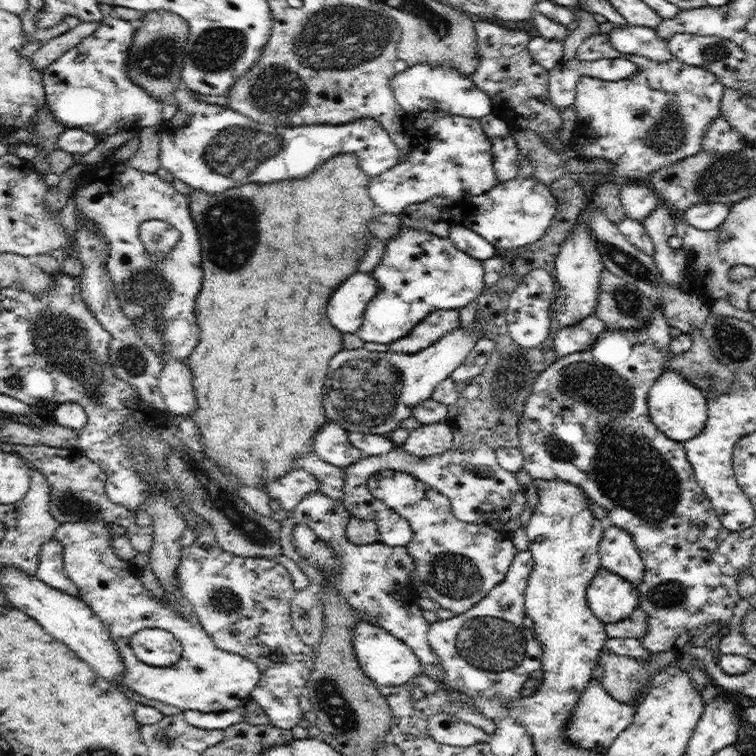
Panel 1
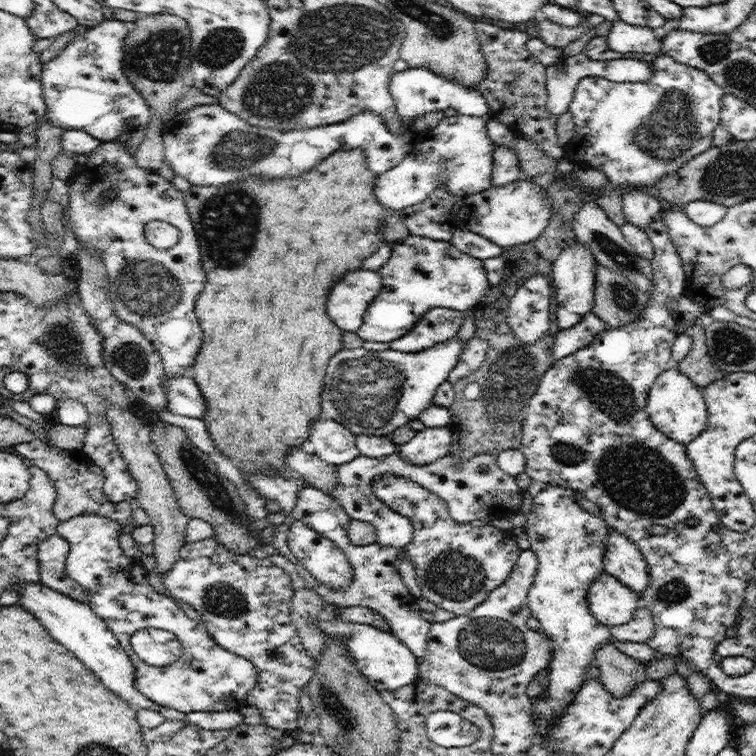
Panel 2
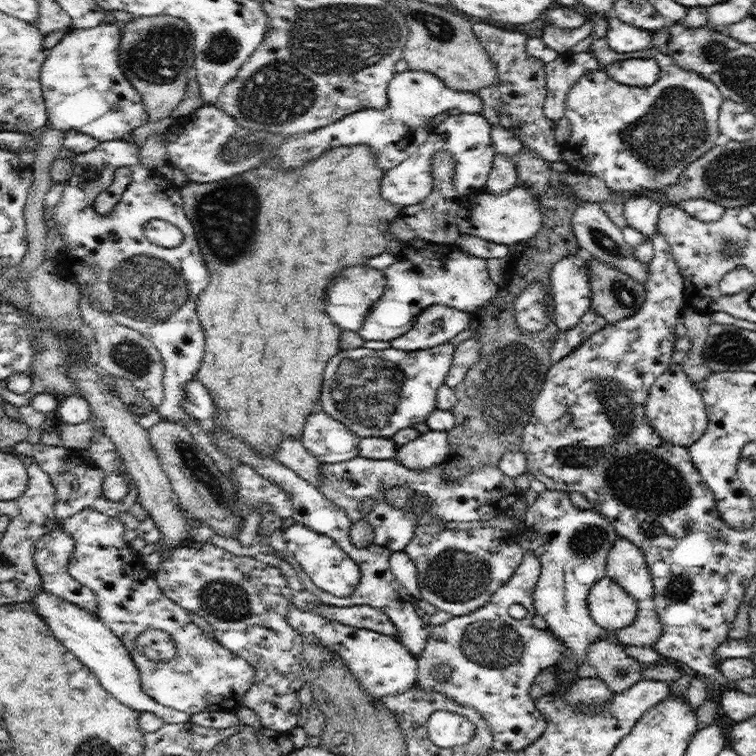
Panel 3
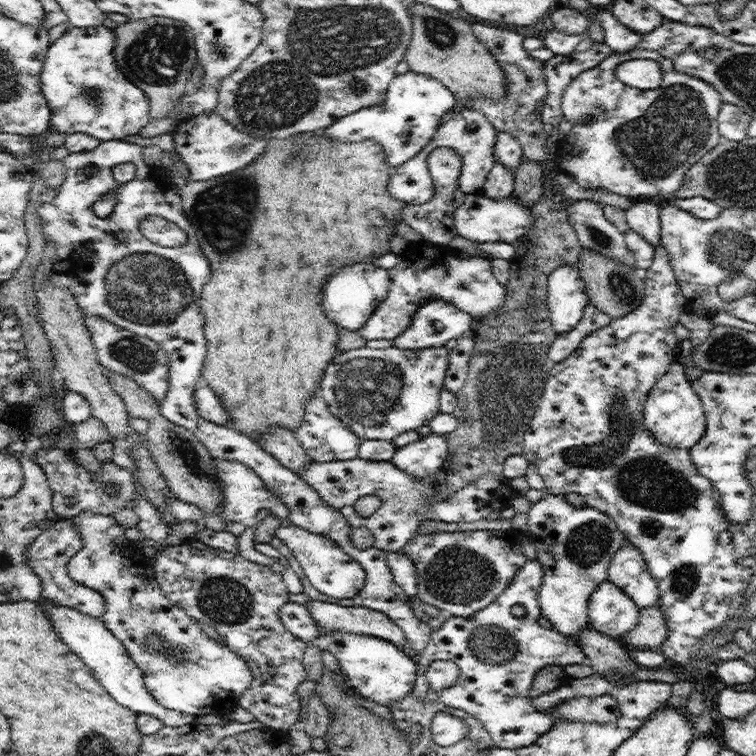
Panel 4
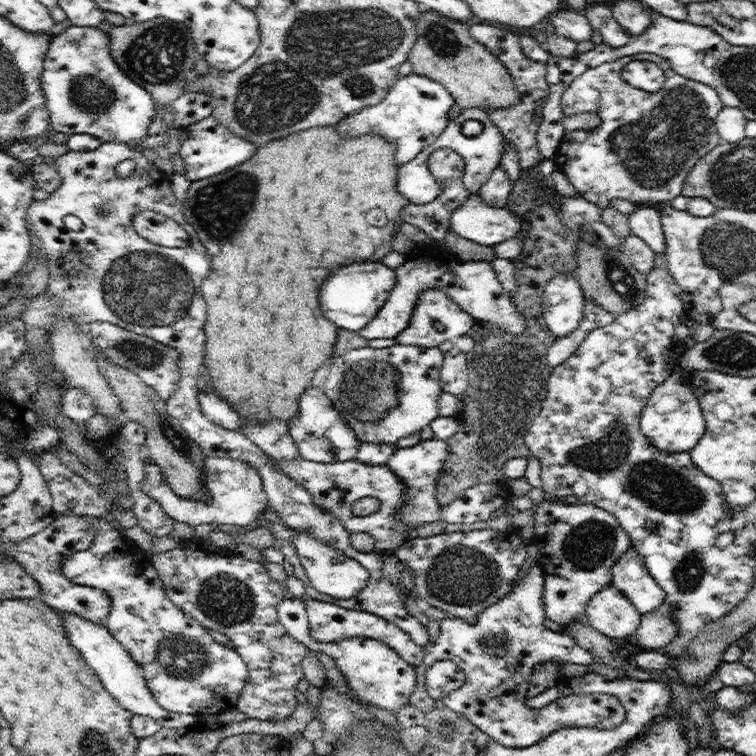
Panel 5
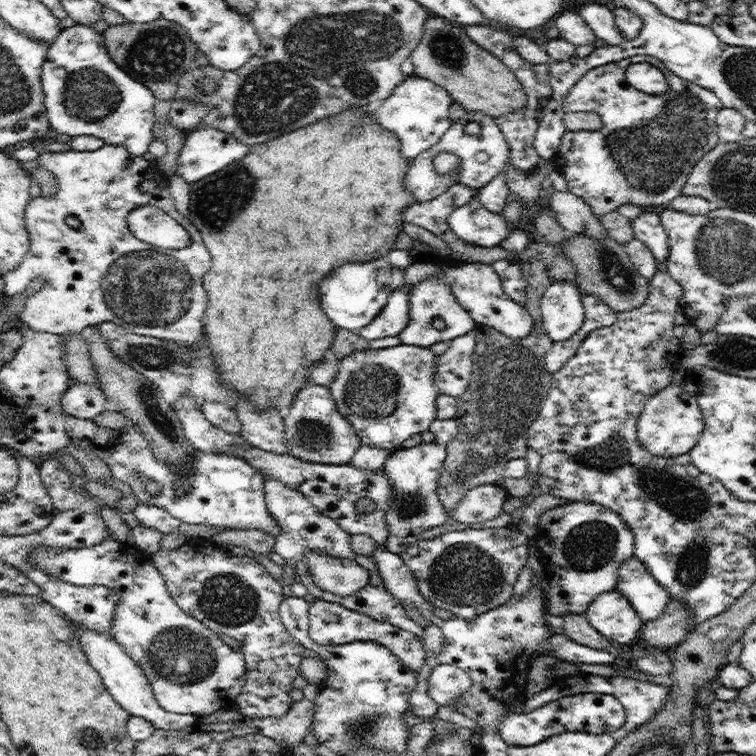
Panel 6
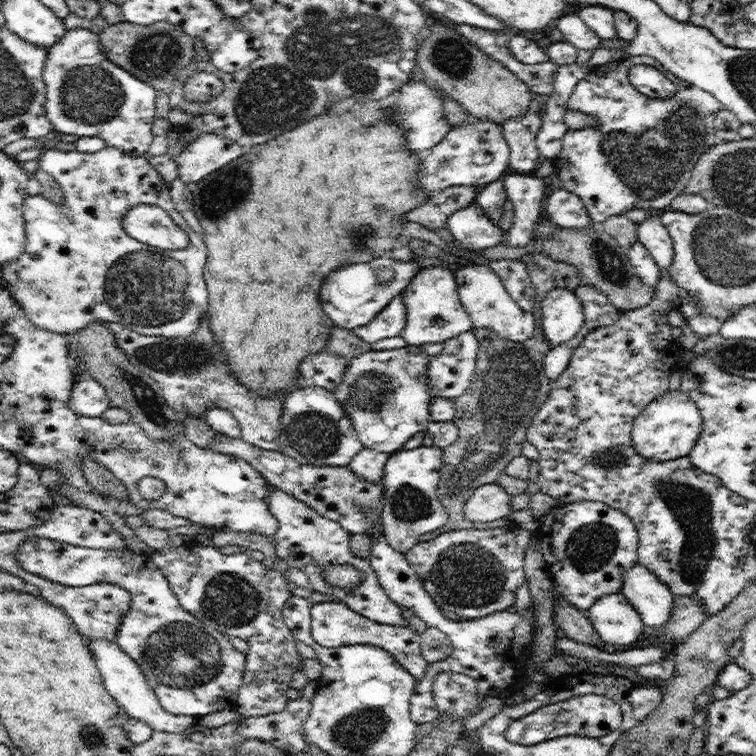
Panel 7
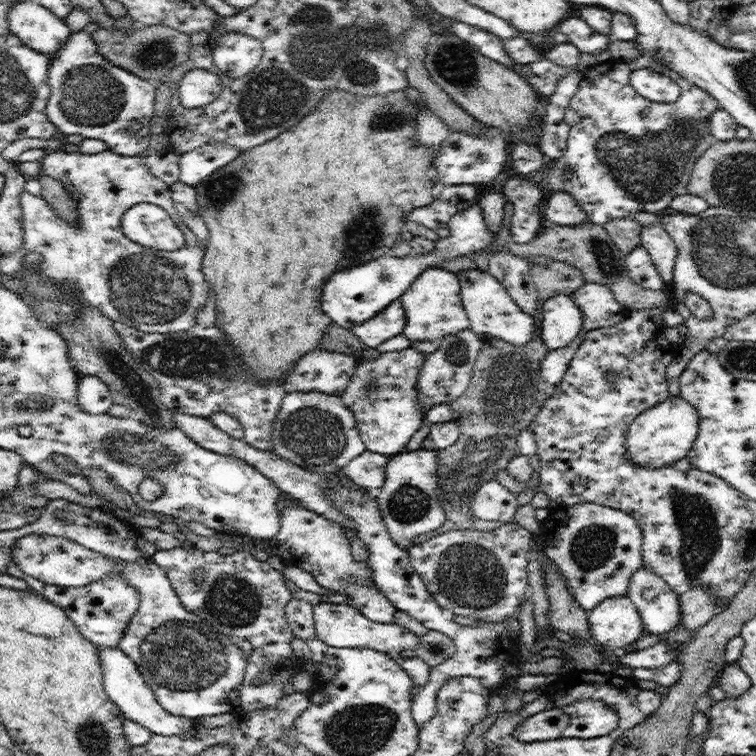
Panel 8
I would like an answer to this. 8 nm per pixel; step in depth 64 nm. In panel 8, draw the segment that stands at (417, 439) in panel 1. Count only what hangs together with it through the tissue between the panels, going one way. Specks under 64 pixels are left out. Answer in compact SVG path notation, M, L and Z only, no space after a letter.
M420 448L403 451L390 456L382 490L377 501L382 518L392 540L403 549L412 546L412 538L438 530L446 518L445 510L440 506L435 490L437 487L438 450Z

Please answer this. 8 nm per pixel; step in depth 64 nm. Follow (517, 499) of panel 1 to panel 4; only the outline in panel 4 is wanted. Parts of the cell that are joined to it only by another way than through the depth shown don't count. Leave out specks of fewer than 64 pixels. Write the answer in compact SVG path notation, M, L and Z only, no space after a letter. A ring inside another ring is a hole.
M360 458L344 461L310 463L301 476L328 506L340 511L348 521L350 528L367 528L373 534L374 547L386 551L400 551L401 548L418 532L423 520L442 520L445 522L476 522L489 519L512 506L512 500L520 496L504 476L483 476L468 486L456 490L450 496L437 494L439 488L437 475L425 480L418 480L400 470L390 460L374 462ZM360 496L378 496L381 508L368 518L360 518L354 512L354 504Z

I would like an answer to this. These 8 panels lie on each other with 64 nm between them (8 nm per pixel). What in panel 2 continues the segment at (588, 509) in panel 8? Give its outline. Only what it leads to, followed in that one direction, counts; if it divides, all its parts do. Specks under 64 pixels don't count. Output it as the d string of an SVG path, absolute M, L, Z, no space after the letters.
M543 483L542 490L533 498L532 509L526 515L527 521L524 526L528 542L530 542L529 549L538 559L538 570L528 593L528 608L530 608L532 617L540 623L538 632L544 634L545 638L554 644L552 658L546 667L547 692L533 701L533 719L537 722L535 727L538 742L544 742L550 736L549 728L553 722L565 713L567 706L574 700L574 695L584 686L588 668L594 665L596 650L612 640L609 628L596 621L590 613L587 600L590 586L601 574L605 573L603 554L611 527L600 515L595 516L578 505L574 499L577 493L569 486Z

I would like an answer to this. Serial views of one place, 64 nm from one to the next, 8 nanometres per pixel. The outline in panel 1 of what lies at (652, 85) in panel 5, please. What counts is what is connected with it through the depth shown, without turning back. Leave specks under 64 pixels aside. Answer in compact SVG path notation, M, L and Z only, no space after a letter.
M626 55L622 58L603 58L600 60L580 60L574 56L553 66L549 70L550 100L564 110L575 101L576 85L581 76L616 82L630 78L639 68Z

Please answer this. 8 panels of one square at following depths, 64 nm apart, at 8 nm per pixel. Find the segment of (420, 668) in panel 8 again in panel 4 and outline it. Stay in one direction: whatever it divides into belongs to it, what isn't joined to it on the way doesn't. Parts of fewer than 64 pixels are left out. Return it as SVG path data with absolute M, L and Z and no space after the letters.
M311 600L306 604L306 609L310 612L310 617L318 624L318 631L322 634L328 633L353 633L362 635L373 635L374 637L386 639L392 642L402 653L410 658L420 656L412 646L407 643L404 632L380 611L374 611L364 606L344 607L338 603L328 603L323 601Z

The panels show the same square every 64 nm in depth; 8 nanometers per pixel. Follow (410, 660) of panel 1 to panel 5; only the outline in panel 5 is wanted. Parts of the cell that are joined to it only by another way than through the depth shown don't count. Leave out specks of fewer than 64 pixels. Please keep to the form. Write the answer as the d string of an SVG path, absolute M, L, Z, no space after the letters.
M293 597L280 602L277 609L277 616L288 635L292 636L296 641L302 642L308 649L312 651L324 652L334 659L336 666L348 688L354 692L355 698L366 702L370 706L383 708L396 714L401 706L409 704L410 695L417 684L415 668L400 658L394 649L384 642L379 642L374 638L362 639L359 637L351 637L350 639L342 639L334 643L320 643L312 639L310 635L310 622L306 613L305 602Z

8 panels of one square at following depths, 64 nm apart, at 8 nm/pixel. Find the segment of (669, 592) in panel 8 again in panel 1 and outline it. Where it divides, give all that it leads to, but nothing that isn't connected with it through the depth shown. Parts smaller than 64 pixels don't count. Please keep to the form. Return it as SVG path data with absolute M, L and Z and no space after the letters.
M606 523L599 542L601 568L619 574L635 587L643 583L644 561L630 533Z

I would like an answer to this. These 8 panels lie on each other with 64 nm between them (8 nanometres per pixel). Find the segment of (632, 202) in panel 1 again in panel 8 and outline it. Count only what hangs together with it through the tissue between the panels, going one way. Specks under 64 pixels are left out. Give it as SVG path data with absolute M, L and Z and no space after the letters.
M661 222L642 227L641 246L650 254L650 259L664 284L672 284L674 264L678 257L677 246Z

